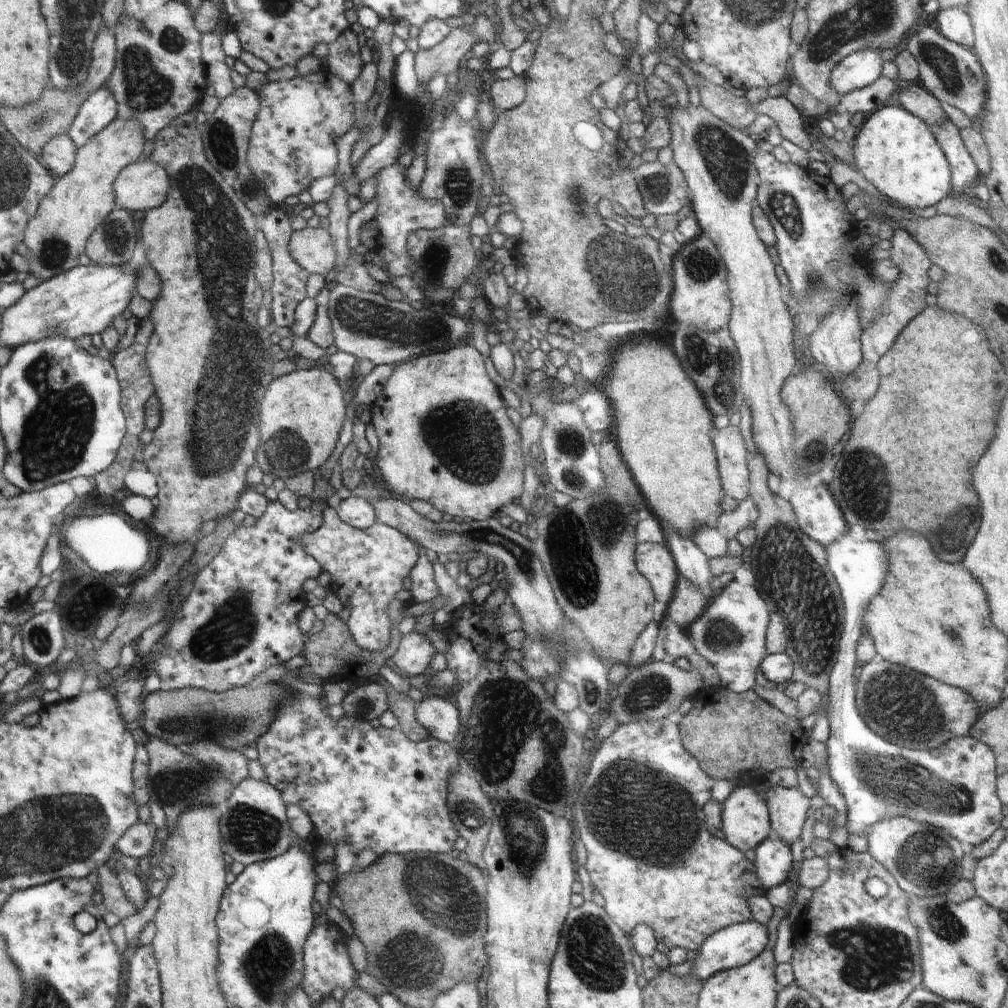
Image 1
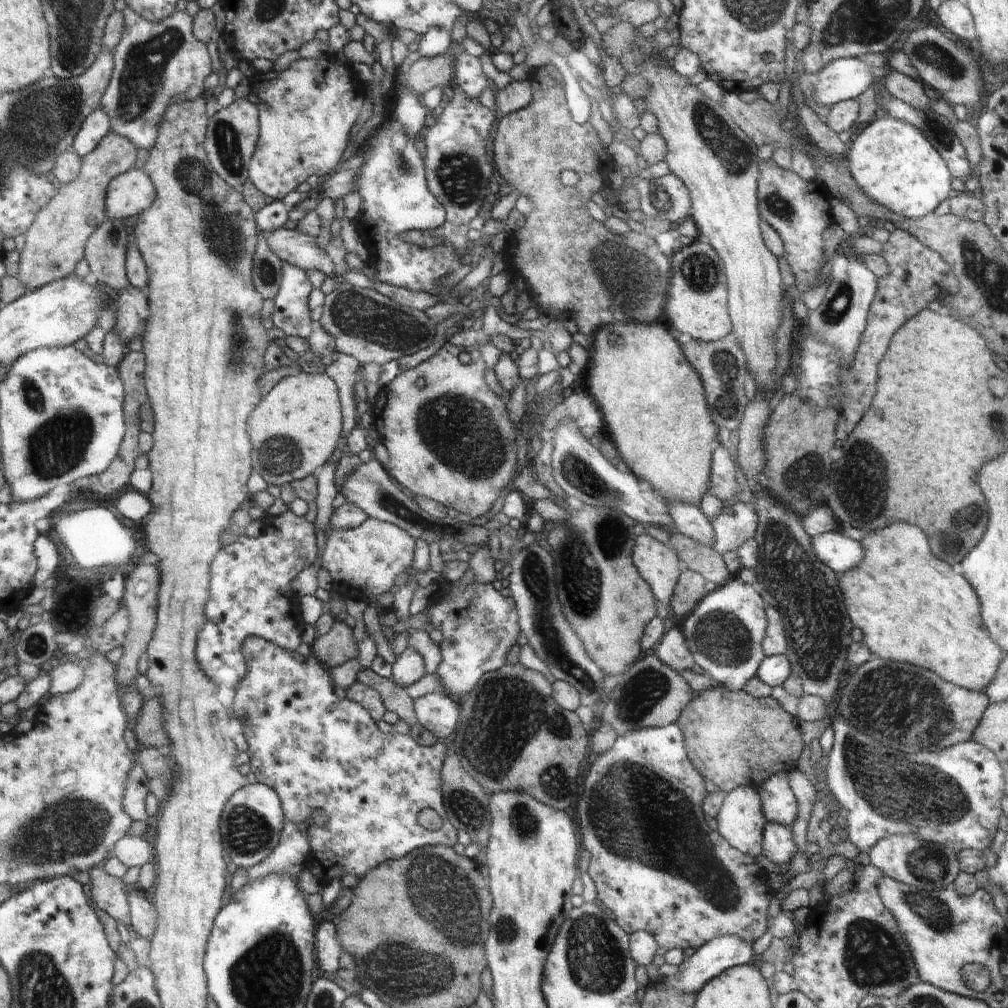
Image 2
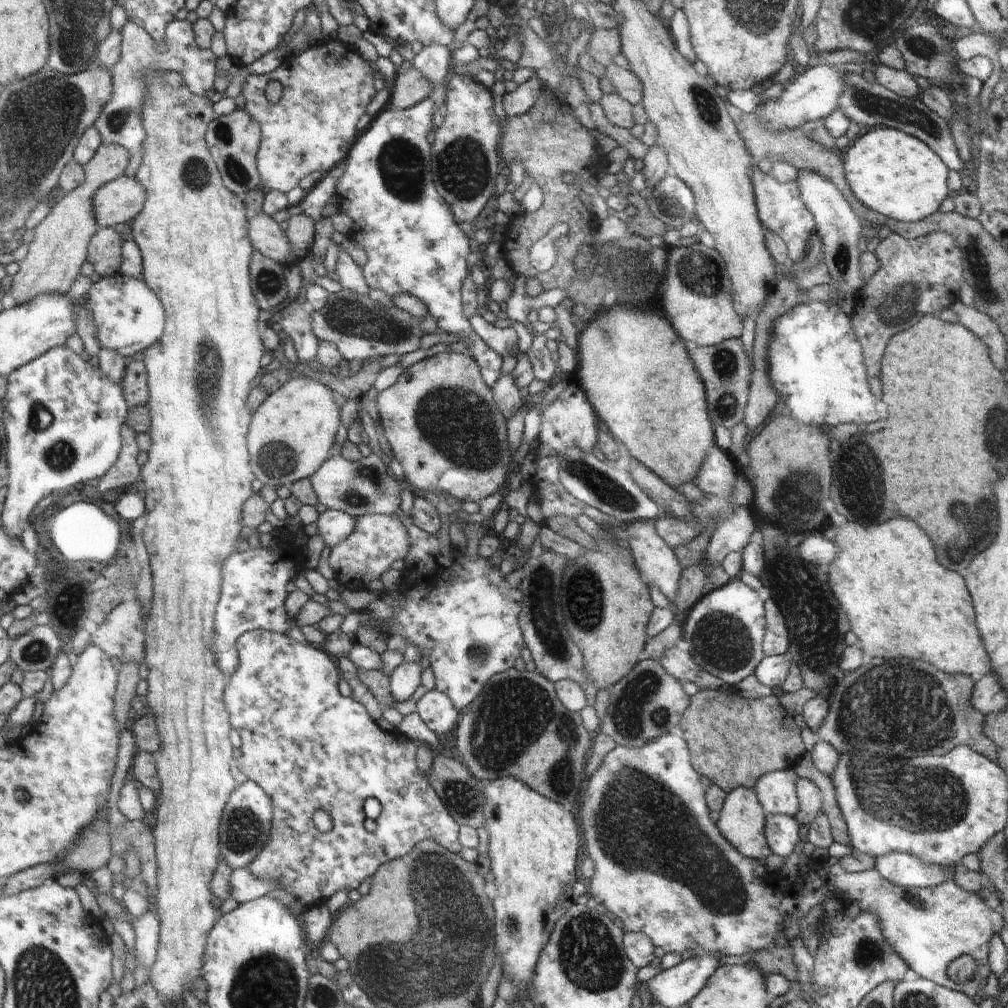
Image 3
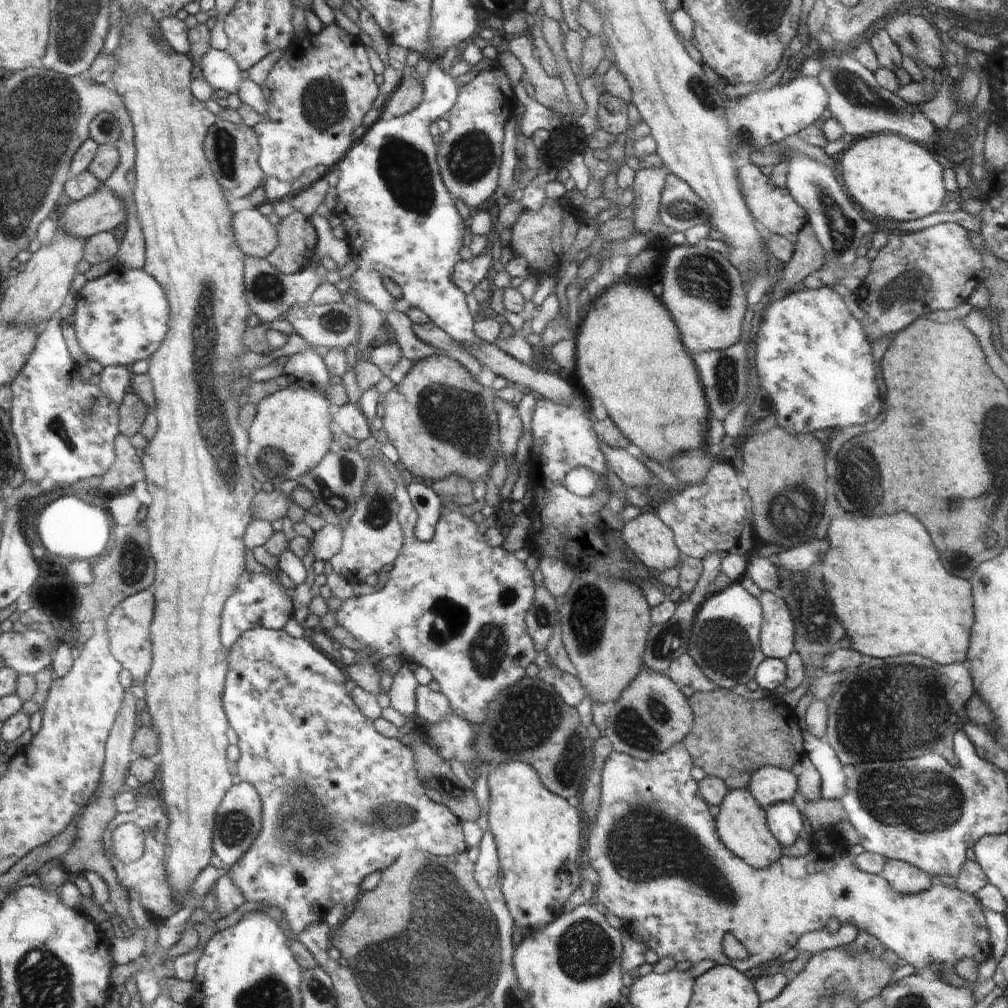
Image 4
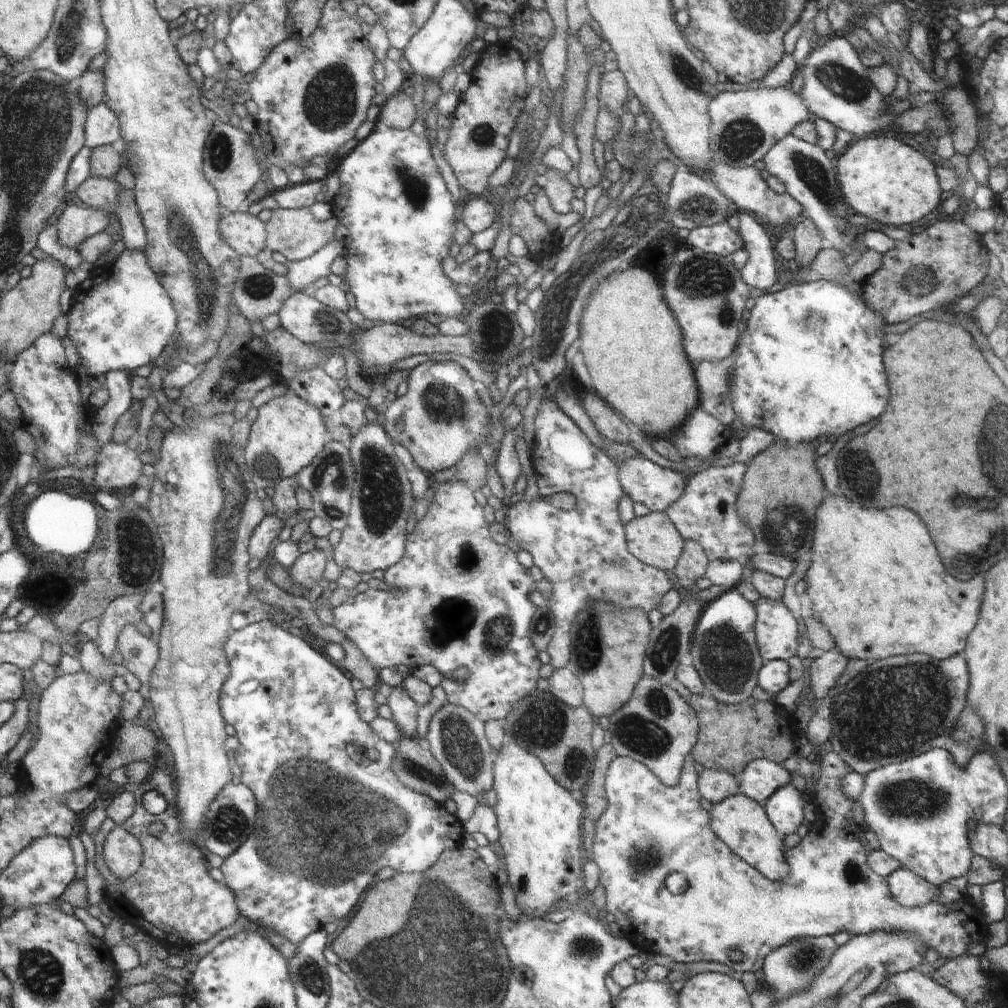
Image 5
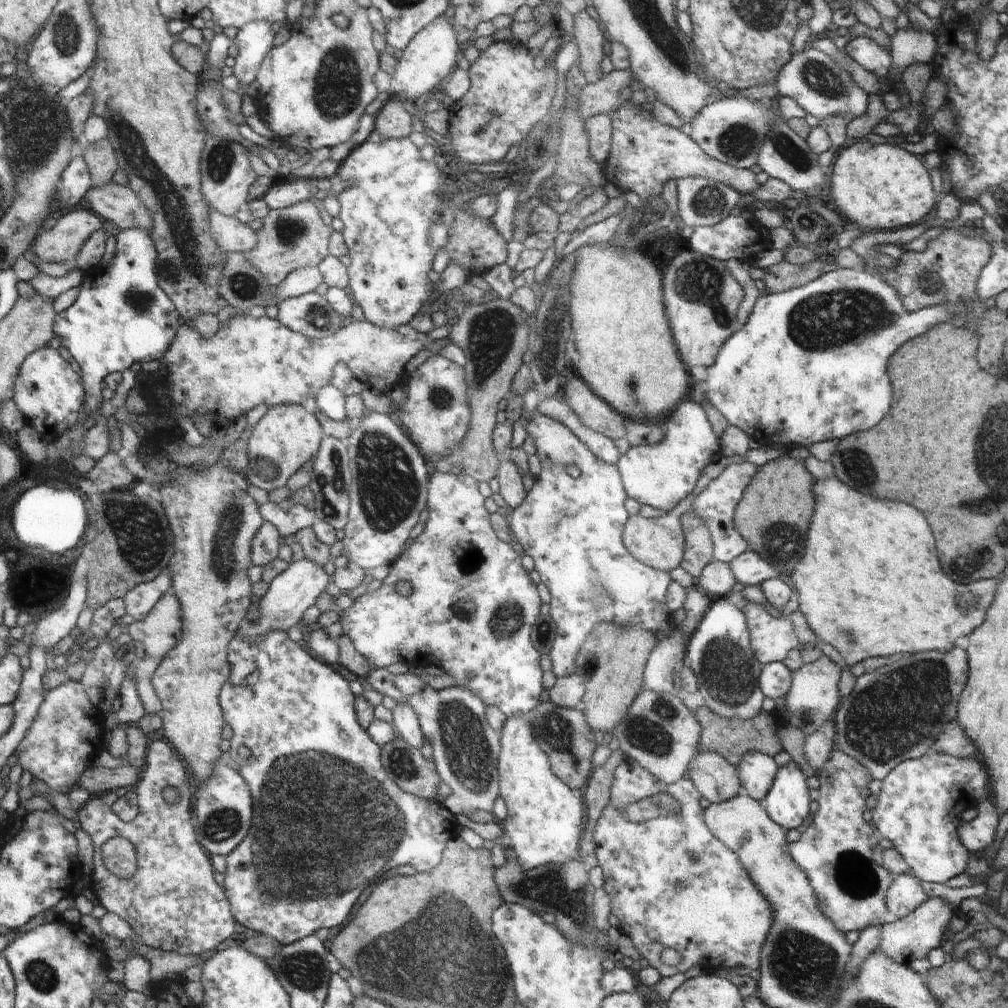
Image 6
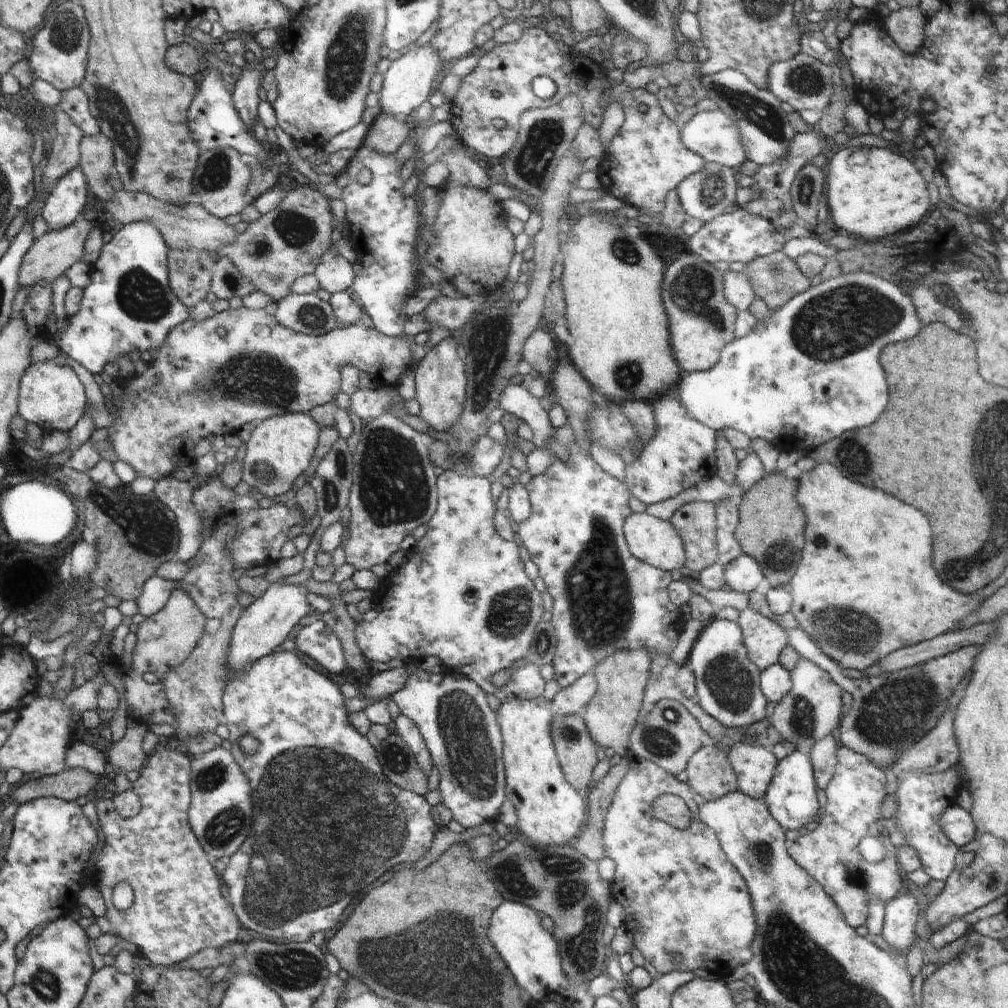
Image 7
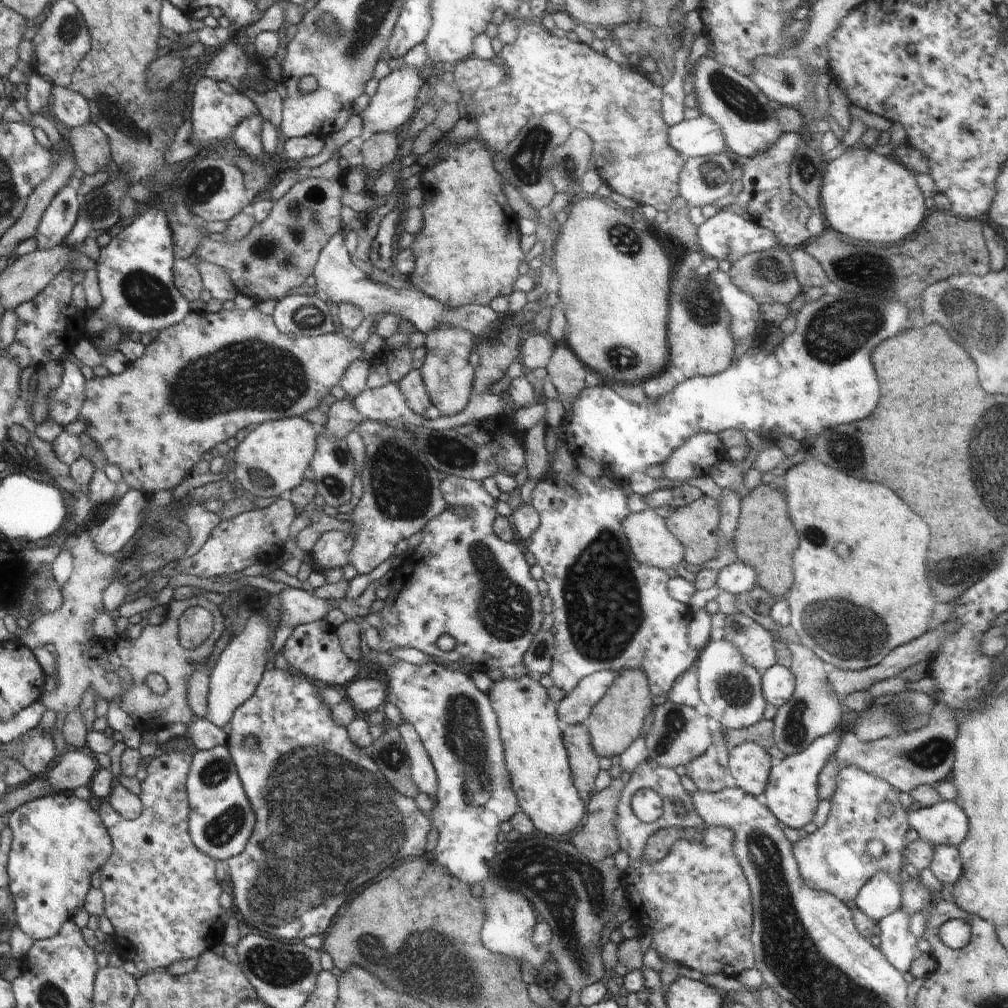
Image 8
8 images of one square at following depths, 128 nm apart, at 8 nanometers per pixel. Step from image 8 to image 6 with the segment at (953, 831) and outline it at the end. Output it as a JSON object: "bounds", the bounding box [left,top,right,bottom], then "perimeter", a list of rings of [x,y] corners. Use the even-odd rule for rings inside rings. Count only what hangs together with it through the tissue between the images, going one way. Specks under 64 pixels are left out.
{"bounds":[958,800,998,852],"perimeter":[[[982,800],[977,807],[977,816],[970,820],[960,820],[958,824],[958,838],[970,852],[988,847],[996,838],[998,828],[998,814],[989,800]]]}

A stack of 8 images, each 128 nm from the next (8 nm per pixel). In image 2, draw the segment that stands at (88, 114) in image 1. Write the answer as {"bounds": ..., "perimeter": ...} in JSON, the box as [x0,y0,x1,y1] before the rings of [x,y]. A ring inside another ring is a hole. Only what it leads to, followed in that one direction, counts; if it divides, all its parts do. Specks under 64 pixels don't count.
{"bounds":[74,107,112,158],"perimeter":[[[104,107],[98,108],[82,126],[82,132],[78,134],[74,143],[76,152],[82,158],[90,156],[102,144],[102,140],[110,134],[110,131],[112,131],[112,119],[108,110]]]}

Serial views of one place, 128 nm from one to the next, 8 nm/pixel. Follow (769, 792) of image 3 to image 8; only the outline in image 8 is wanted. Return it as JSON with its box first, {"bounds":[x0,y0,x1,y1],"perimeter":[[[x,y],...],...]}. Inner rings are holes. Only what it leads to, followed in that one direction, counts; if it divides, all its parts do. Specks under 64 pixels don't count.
{"bounds":[728,742,772,798],"perimeter":[[[743,742],[729,750],[728,768],[730,782],[744,792],[760,798],[768,786],[772,760],[754,742]]]}

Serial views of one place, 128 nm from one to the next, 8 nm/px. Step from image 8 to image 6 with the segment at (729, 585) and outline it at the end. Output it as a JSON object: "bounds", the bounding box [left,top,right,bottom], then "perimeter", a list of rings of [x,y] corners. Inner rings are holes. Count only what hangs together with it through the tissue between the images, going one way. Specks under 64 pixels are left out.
{"bounds":[730,550,777,586],"perimeter":[[[746,550],[730,563],[730,572],[734,580],[747,586],[761,586],[765,580],[777,576],[776,568],[758,556],[754,550]]]}

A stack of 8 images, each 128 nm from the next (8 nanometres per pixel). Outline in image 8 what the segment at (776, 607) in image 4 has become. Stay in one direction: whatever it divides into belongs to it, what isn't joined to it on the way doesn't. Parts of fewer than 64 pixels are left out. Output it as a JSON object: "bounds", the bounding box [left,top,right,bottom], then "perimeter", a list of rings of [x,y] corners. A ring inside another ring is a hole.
{"bounds":[724,614,777,673],"perimeter":[[[728,614],[725,618],[724,640],[732,642],[746,664],[761,673],[777,663],[774,636],[748,615]]]}

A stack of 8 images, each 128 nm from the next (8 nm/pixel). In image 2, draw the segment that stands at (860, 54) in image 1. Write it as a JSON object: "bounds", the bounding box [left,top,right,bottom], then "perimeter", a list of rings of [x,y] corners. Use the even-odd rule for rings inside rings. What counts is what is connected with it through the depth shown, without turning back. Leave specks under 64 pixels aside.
{"bounds":[812,57,873,107],"perimeter":[[[857,57],[834,60],[812,77],[816,100],[829,107],[857,99],[873,80],[872,67]]]}

